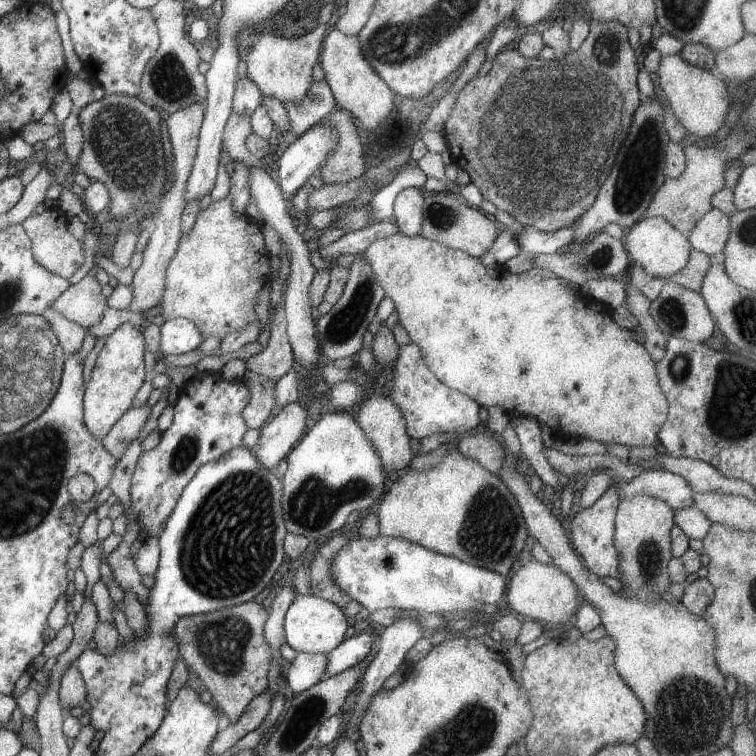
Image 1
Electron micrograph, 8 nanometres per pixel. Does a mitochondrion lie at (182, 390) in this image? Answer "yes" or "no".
no

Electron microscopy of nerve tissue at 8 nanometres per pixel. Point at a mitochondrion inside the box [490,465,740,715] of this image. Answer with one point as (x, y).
(649, 564)

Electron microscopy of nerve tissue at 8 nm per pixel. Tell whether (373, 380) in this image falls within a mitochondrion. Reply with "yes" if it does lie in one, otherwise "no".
no

